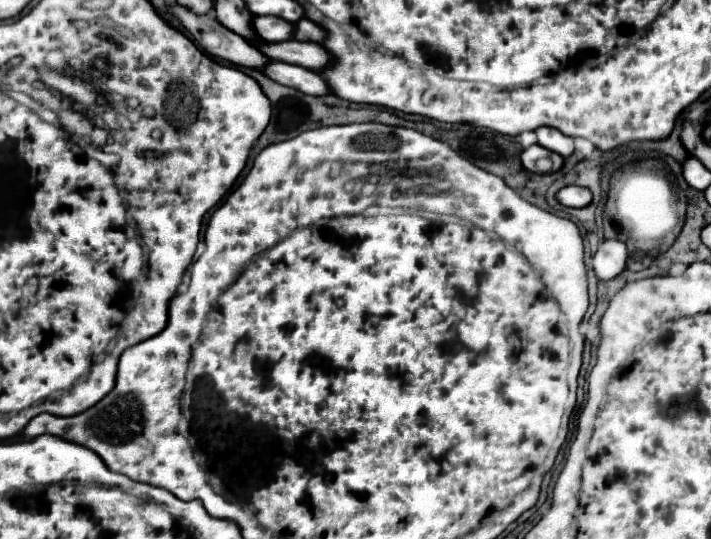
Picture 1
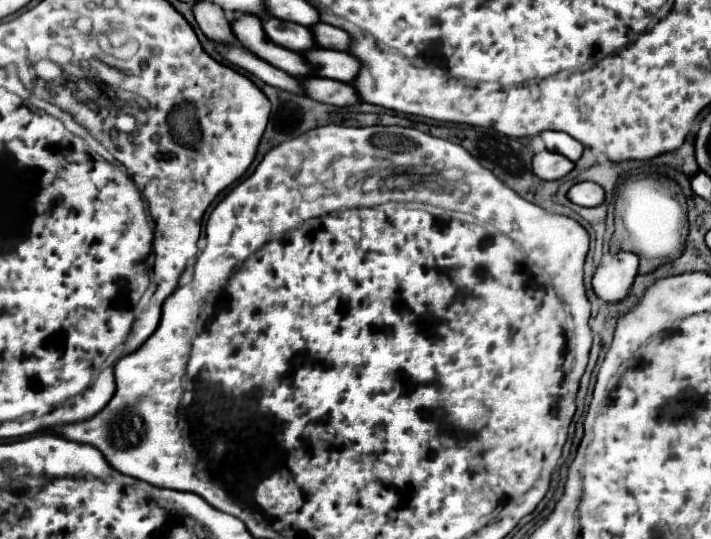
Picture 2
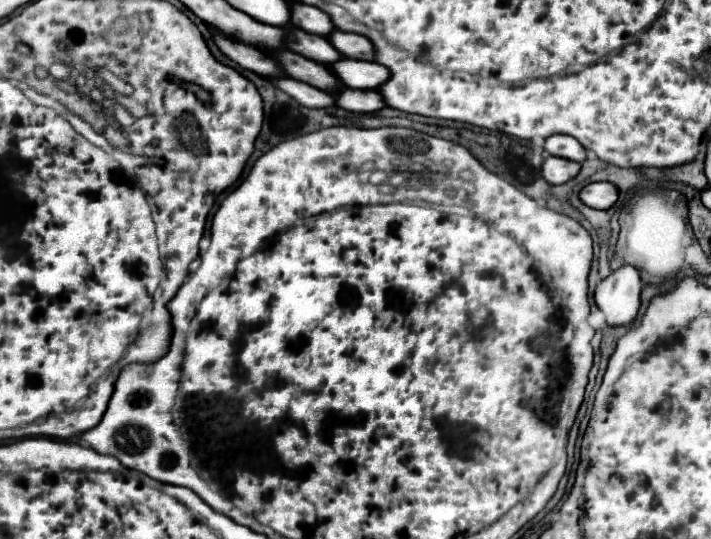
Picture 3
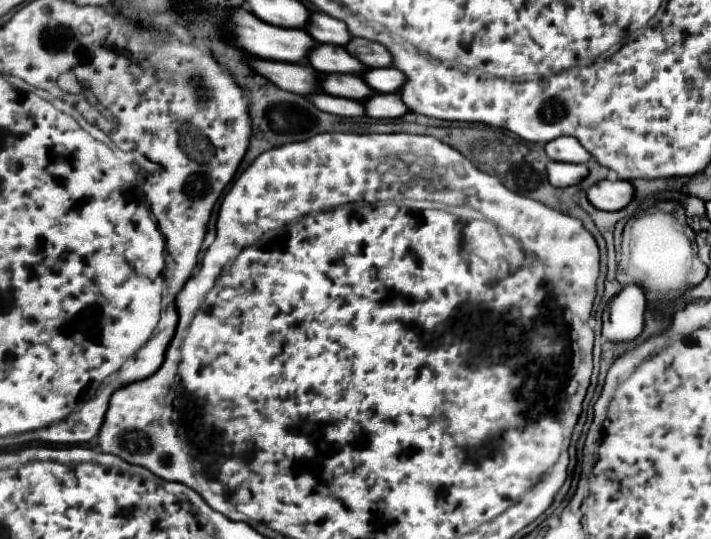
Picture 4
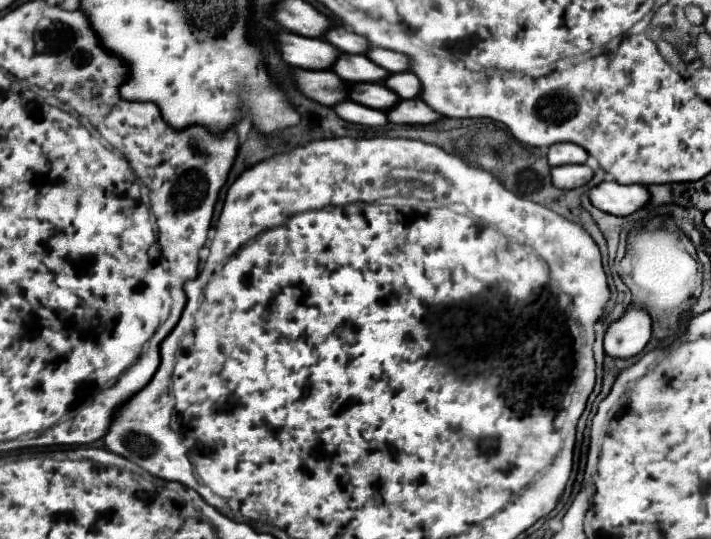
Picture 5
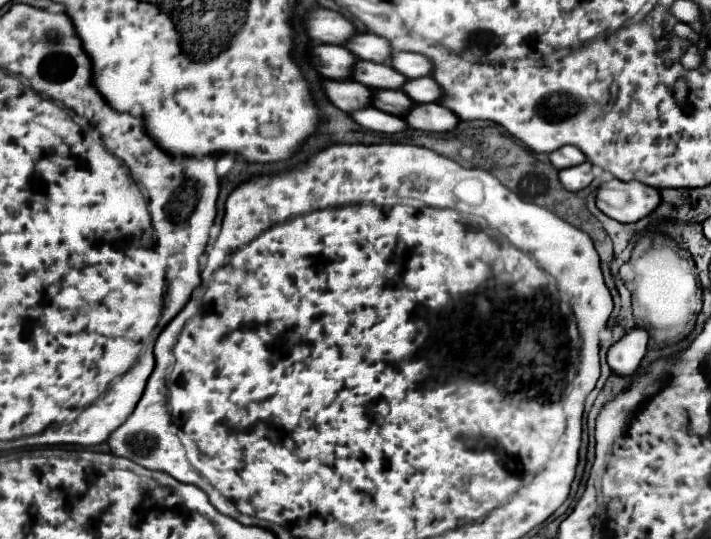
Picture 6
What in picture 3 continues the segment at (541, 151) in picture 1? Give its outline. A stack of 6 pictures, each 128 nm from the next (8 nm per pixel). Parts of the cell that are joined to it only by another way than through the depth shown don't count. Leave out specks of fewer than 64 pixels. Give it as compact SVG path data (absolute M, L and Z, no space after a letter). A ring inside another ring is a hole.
M548 156L542 162L542 176L548 184L564 184L564 182L572 180L578 172L580 172L580 164L566 160L566 158Z

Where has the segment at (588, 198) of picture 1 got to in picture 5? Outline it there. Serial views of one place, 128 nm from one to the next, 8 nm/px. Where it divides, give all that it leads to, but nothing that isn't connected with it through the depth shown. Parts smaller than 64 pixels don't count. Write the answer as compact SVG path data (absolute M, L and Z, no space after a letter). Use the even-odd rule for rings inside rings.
M600 182L590 190L588 196L598 210L614 216L628 216L642 208L650 198L644 186L640 184L622 186L618 182Z

